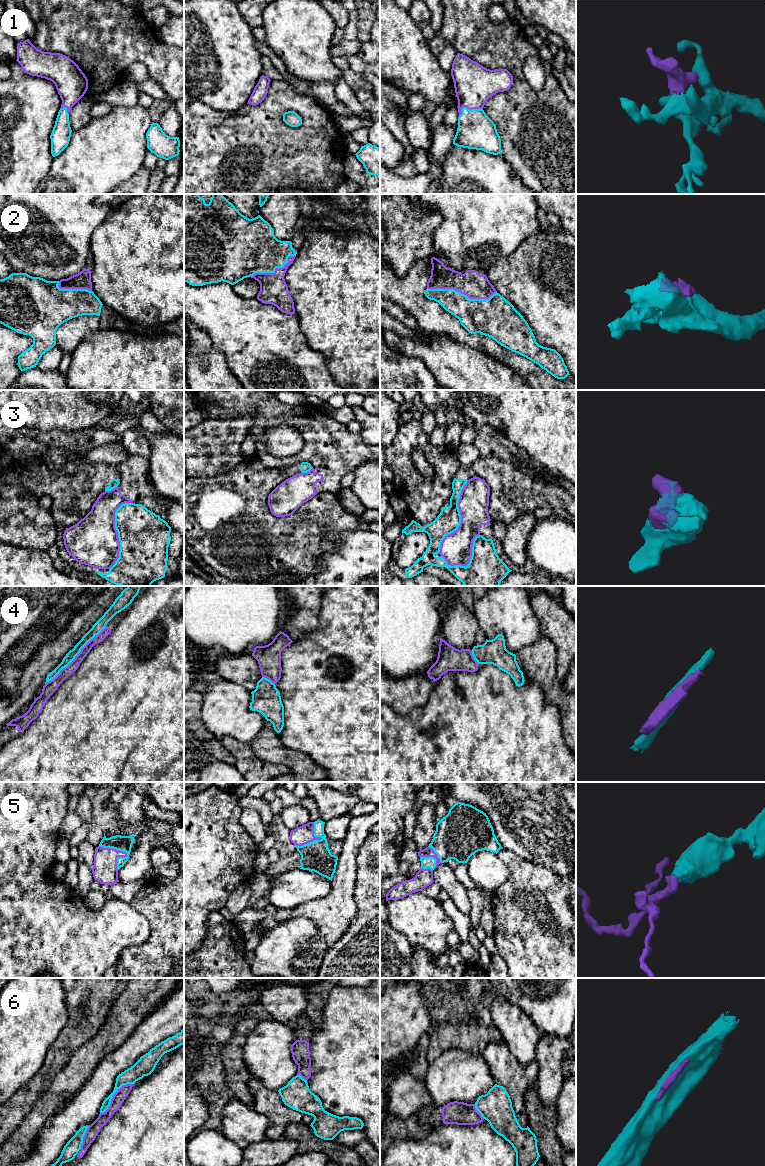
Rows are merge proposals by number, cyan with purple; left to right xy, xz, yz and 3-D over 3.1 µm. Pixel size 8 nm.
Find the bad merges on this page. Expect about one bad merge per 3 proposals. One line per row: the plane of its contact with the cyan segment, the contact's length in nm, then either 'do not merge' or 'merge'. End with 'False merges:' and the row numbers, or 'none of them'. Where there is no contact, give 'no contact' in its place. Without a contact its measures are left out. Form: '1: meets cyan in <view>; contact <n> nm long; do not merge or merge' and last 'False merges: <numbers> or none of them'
1: meets cyan in yz; contact 200 nm long; merge
2: meets cyan in yz; contact 550 nm long; merge
3: meets cyan in yz; contact 650 nm long; do not merge
4: meets cyan in xy; contact 700 nm long; do not merge
5: meets cyan in xy; contact 260 nm long; merge
6: meets cyan in xy; contact 380 nm long; do not merge
False merges: 3, 4, 6

